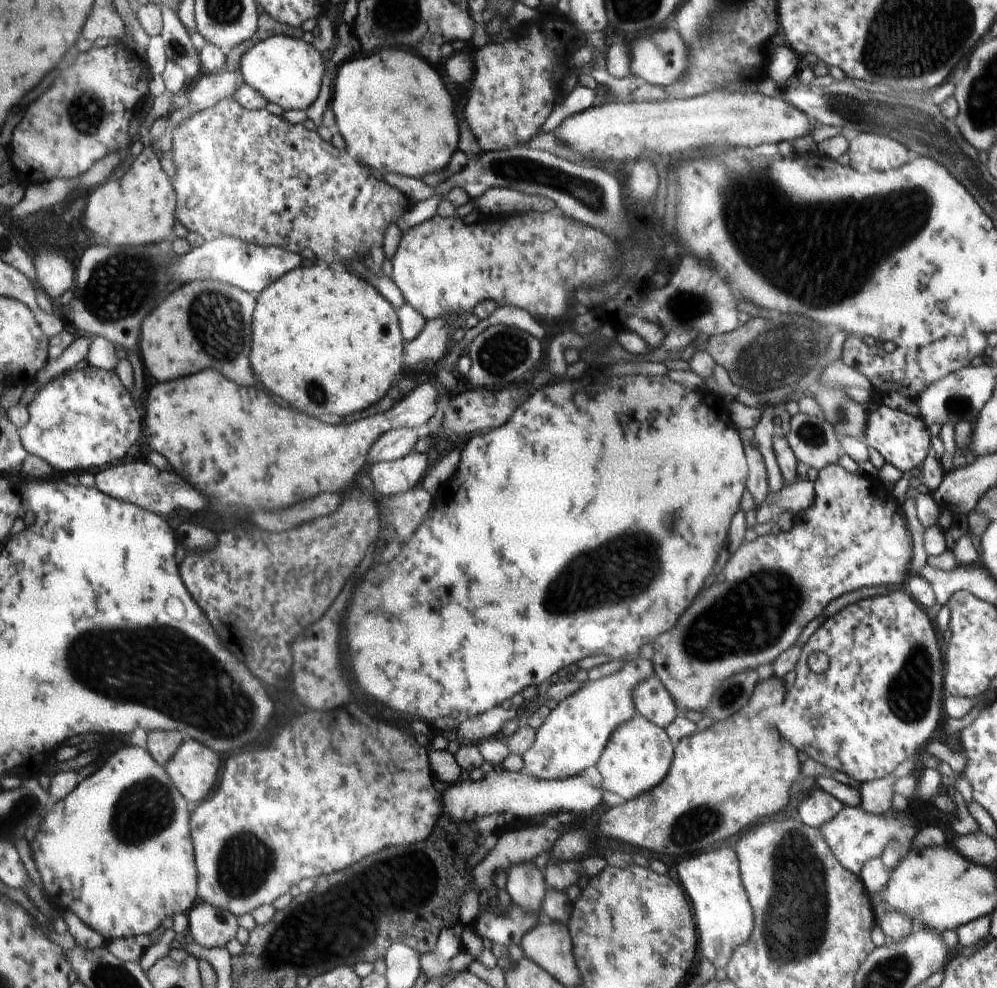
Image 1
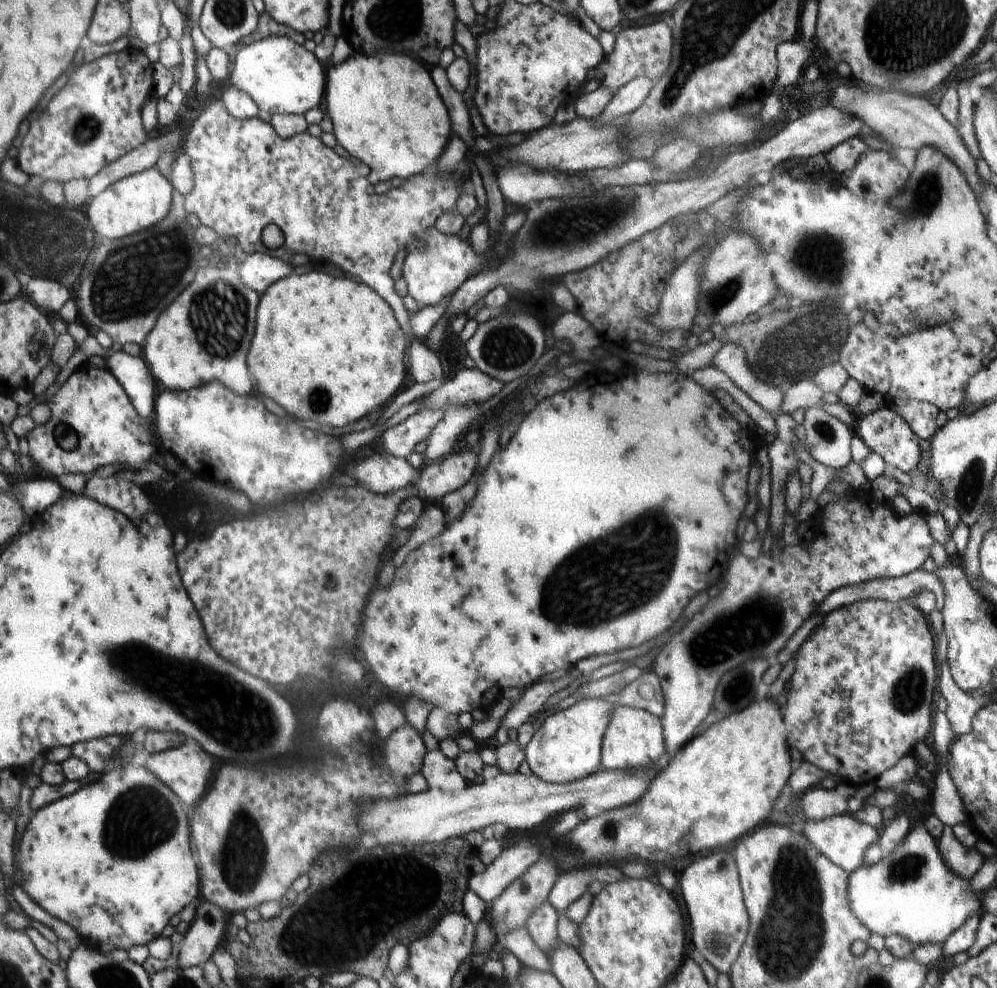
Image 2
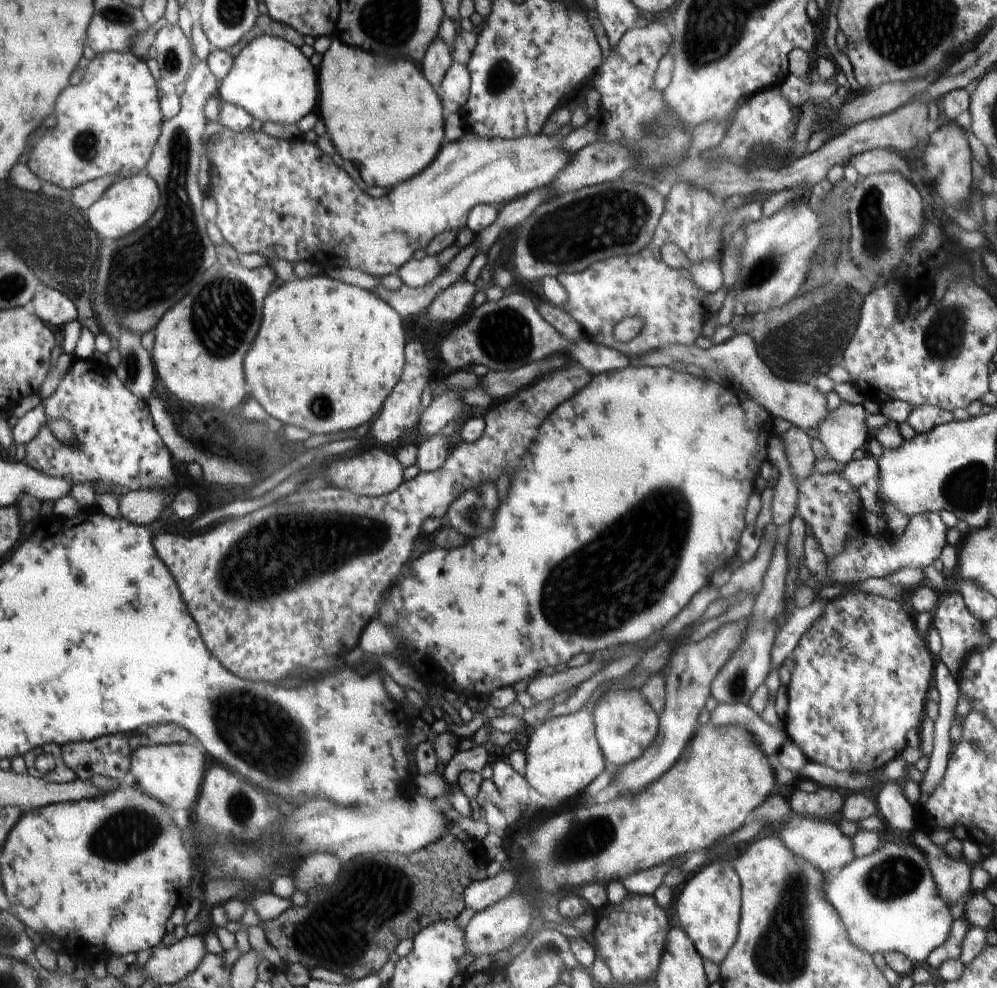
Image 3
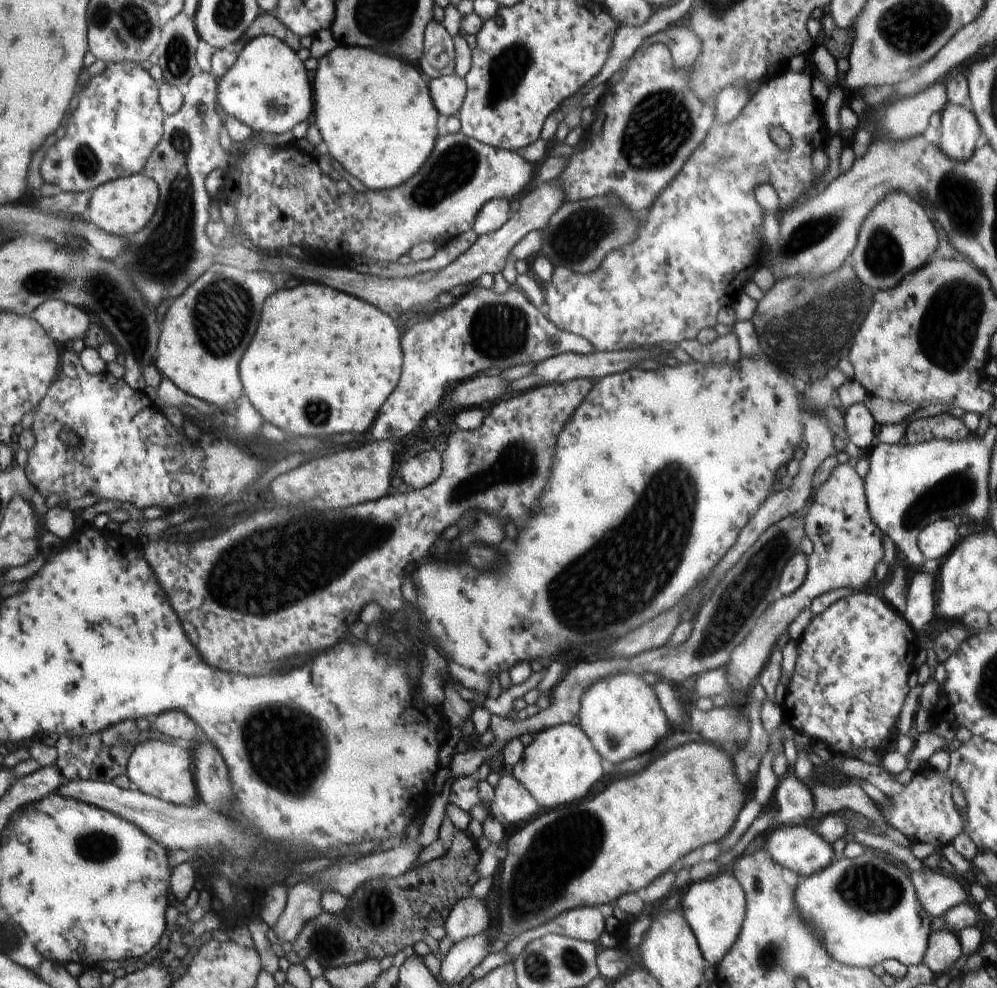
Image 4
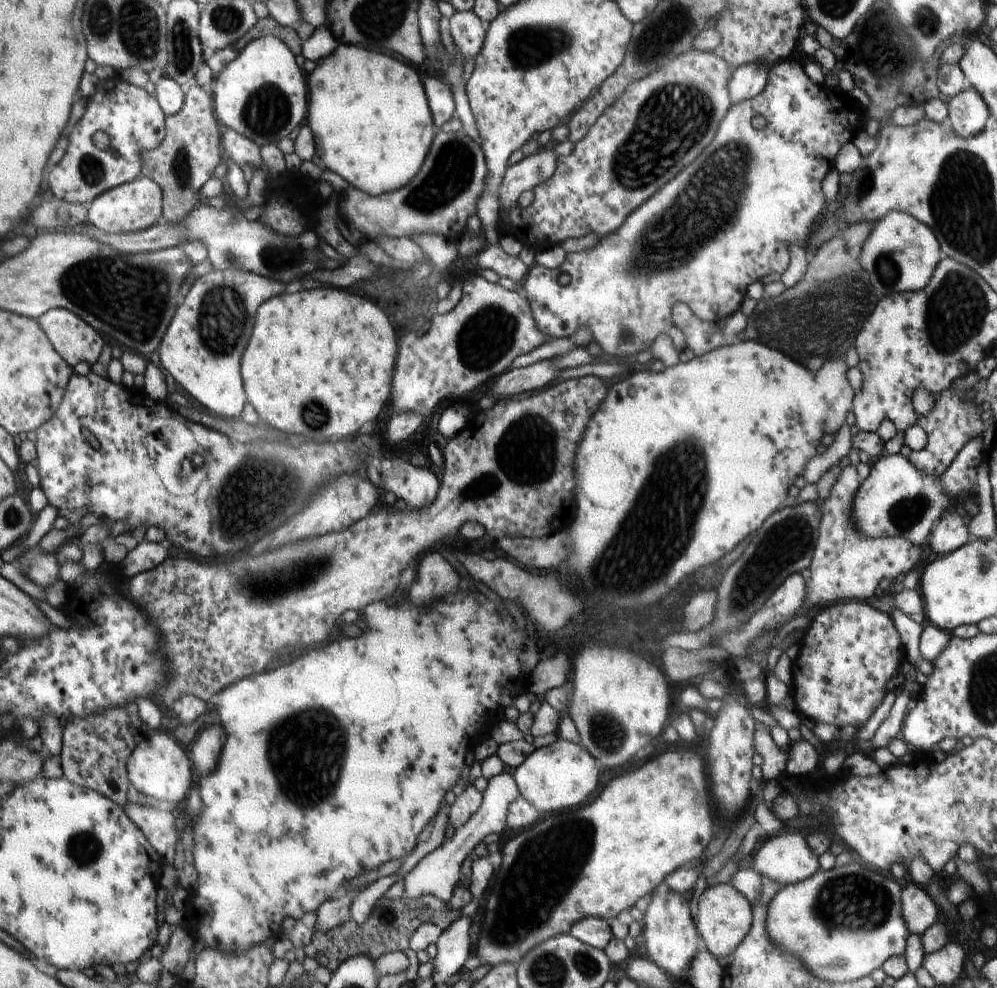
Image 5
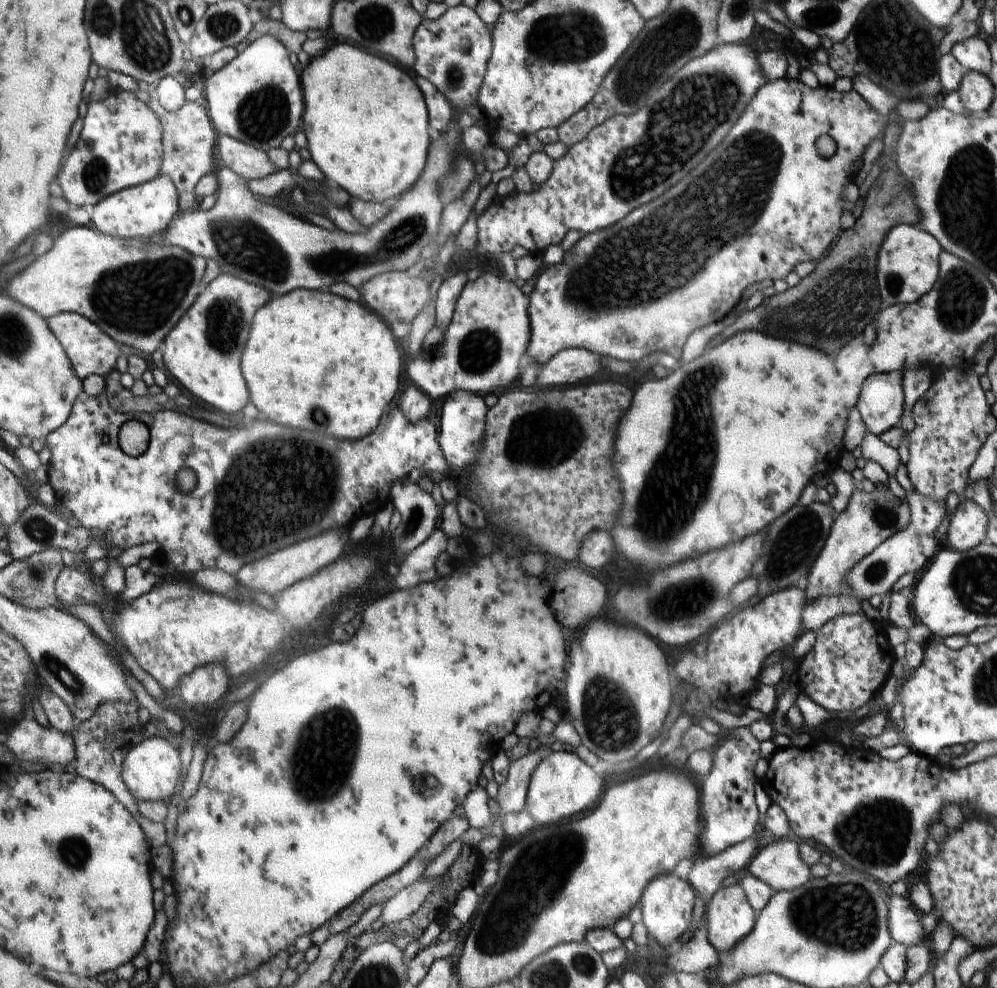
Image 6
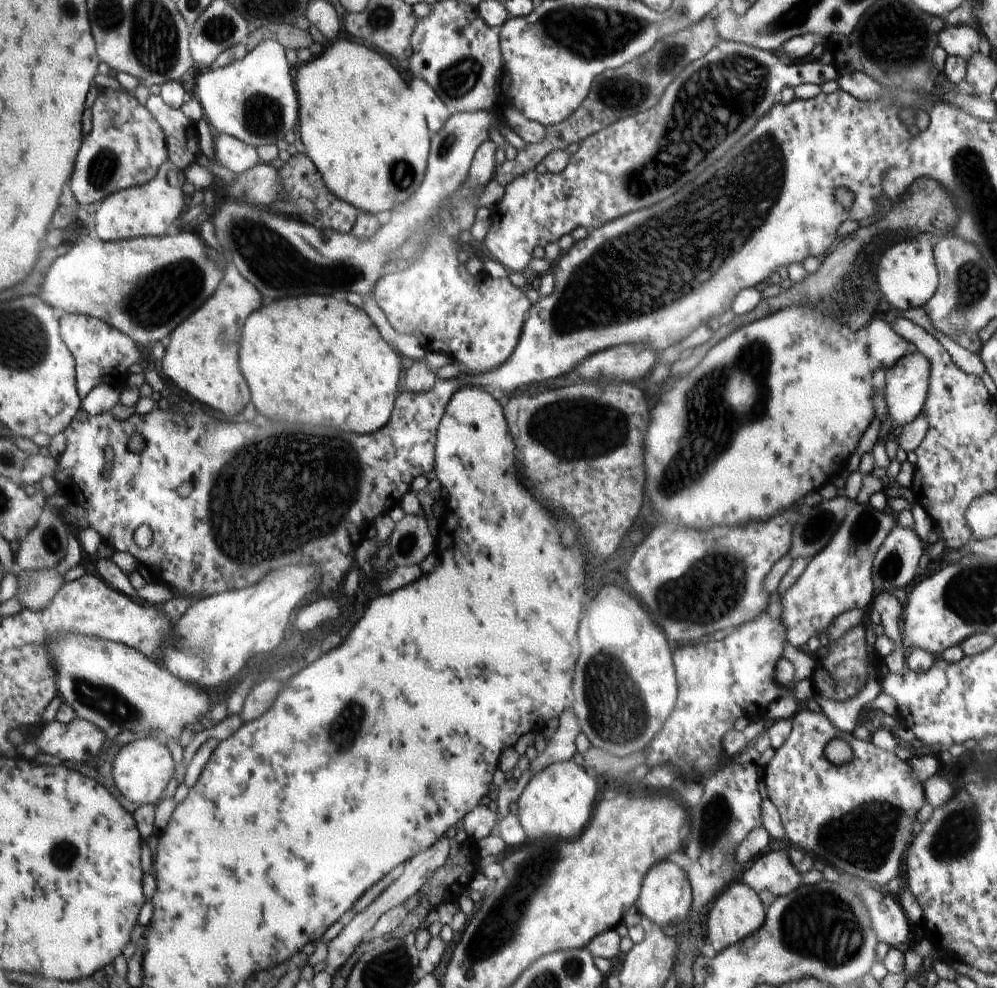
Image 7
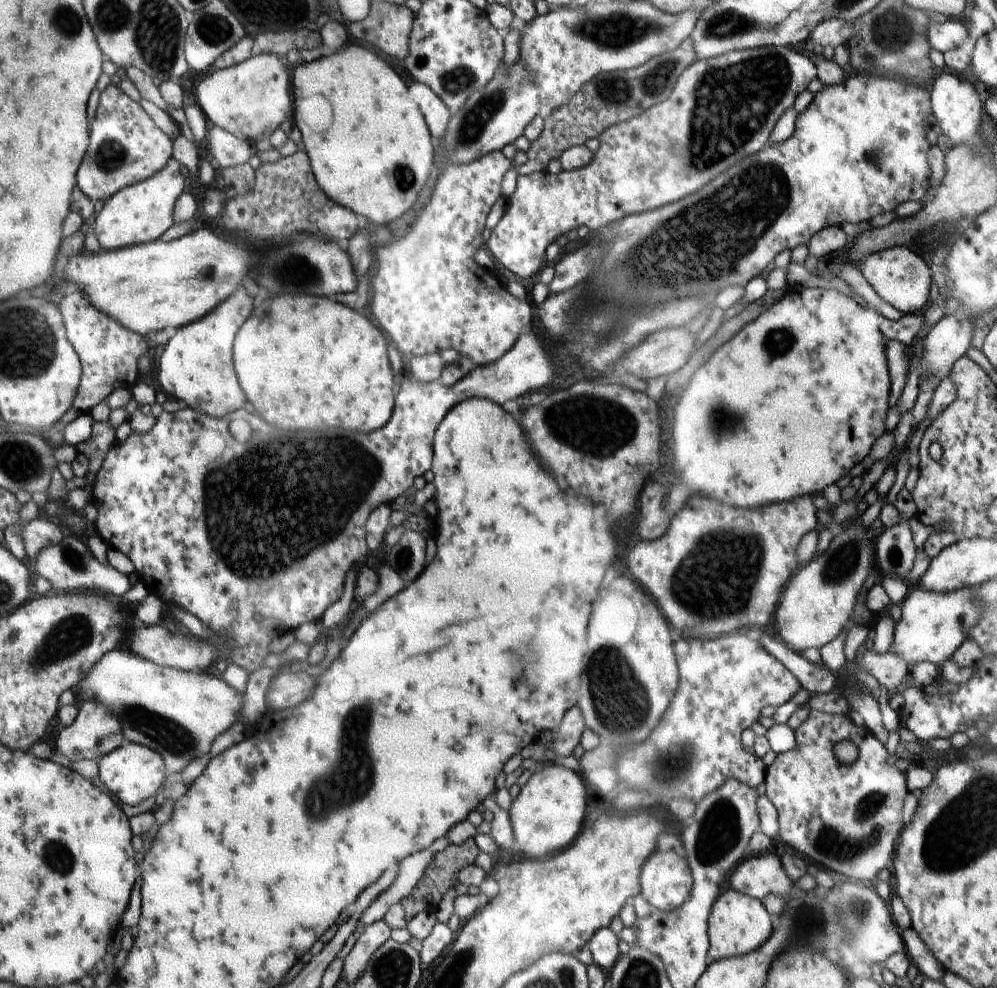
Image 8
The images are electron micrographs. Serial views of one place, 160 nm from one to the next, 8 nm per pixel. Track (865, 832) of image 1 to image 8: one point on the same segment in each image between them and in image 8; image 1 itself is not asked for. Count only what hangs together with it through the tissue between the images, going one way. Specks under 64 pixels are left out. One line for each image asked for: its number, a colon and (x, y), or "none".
2: (843, 839)
3: (820, 841)
4: (802, 850)
5: (786, 857)
6: (780, 865)
7: (773, 871)
8: (757, 877)

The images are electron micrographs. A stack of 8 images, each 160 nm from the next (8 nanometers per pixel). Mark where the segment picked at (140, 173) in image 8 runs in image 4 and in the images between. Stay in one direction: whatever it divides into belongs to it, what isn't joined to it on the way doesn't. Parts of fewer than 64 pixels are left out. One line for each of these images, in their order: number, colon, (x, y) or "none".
4: (118, 123)
5: (127, 115)
6: (120, 146)
7: (125, 148)

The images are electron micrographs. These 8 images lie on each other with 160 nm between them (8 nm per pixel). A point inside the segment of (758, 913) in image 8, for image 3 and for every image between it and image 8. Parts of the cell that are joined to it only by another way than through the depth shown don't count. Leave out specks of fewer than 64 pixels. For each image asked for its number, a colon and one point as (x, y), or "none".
3: (709, 908)
4: (715, 908)
5: (725, 917)
6: (730, 919)
7: (739, 912)

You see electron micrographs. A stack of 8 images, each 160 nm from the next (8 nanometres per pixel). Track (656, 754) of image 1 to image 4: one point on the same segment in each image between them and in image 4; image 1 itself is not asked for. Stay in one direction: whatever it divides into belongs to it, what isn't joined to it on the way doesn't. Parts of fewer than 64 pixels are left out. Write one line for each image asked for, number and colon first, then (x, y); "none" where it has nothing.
2: (634, 740)
3: (626, 724)
4: (621, 714)

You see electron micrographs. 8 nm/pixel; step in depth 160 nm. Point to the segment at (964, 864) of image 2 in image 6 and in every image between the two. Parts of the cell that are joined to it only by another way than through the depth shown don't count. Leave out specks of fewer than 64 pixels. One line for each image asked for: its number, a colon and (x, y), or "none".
3: (952, 879)
4: (937, 894)
5: (919, 912)
6: (905, 927)

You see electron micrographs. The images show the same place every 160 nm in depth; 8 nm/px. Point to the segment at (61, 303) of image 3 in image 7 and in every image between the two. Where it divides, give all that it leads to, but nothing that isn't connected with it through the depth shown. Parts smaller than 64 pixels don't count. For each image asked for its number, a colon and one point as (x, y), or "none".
4: (63, 321)
5: (76, 341)
6: (91, 351)
7: (103, 354)

